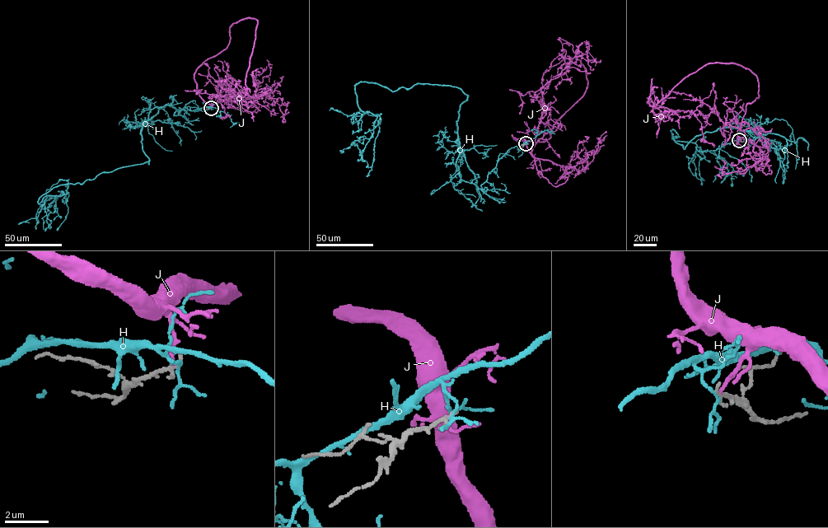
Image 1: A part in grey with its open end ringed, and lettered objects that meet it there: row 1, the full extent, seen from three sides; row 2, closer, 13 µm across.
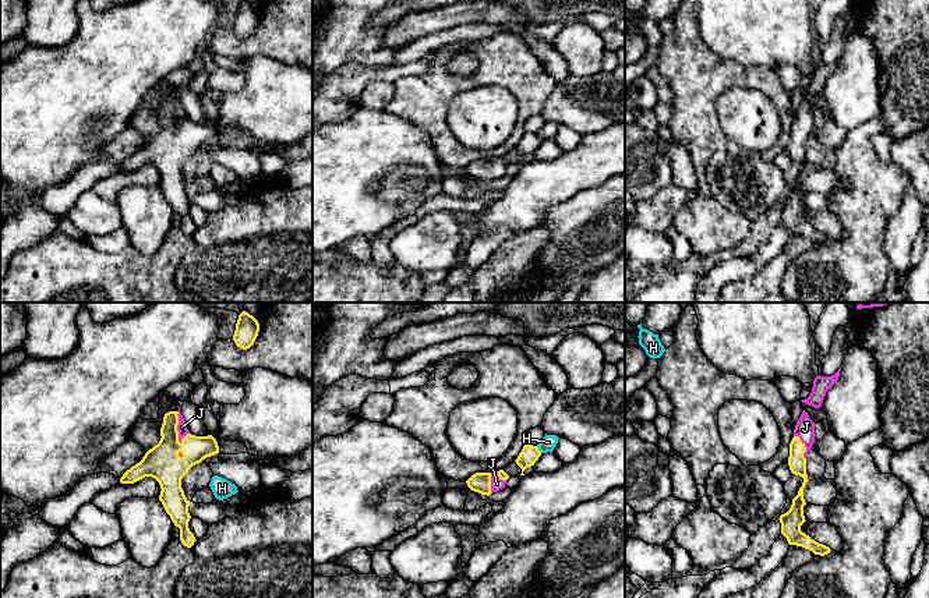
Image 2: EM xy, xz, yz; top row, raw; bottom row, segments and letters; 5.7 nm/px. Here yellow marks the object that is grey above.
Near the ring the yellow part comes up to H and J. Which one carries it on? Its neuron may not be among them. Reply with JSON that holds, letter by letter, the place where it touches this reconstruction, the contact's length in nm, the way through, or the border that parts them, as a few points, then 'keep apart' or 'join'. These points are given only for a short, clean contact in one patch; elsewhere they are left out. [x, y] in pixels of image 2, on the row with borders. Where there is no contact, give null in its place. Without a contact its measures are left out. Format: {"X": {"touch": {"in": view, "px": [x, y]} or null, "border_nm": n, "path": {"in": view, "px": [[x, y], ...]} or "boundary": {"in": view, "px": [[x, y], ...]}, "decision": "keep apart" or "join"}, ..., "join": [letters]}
{"H": {"touch": {"in": "xz", "px": [537, 449]}, "border_nm": 50, "boundary": {"in": "xz", "px": [[536, 446], [541, 452]]}, "decision": "keep apart"}, "J": {"touch": {"in": "xy", "px": [176, 428]}, "border_nm": 190, "path": {"in": "xy", "px": [[162, 462], [176, 448], [176, 428], [182, 427]]}, "decision": "join"}, "join": ["J"]}

